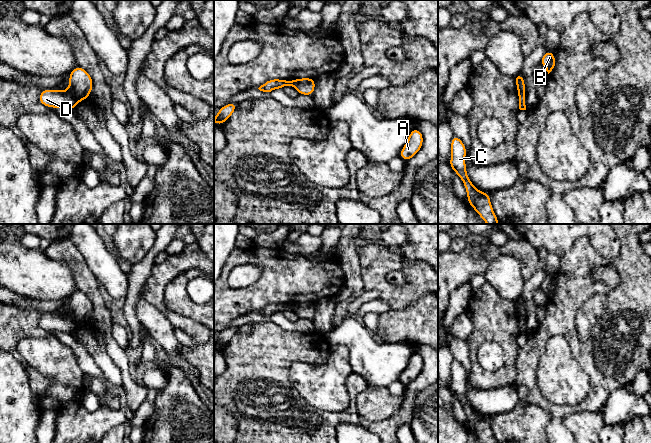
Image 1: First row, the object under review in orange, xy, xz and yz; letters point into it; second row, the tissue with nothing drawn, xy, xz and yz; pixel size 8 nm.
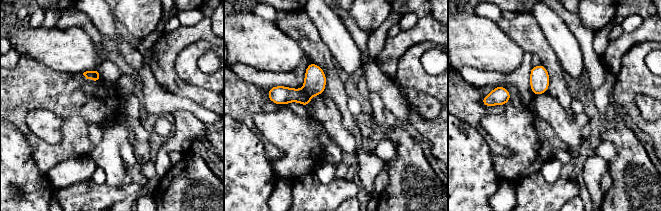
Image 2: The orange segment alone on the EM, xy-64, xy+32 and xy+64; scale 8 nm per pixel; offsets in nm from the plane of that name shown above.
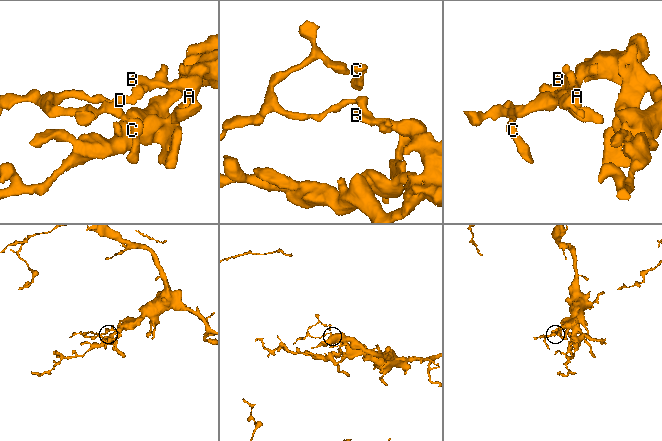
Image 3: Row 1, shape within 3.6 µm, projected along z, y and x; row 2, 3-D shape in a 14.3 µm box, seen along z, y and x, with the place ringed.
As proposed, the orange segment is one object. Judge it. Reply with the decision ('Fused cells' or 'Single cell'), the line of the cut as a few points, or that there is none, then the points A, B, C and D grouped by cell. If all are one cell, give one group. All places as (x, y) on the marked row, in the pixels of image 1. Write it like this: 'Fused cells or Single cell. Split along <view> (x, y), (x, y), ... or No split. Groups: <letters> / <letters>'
Fused cells. Split along xy (67, 90), (77, 101). Groups: A B / C D

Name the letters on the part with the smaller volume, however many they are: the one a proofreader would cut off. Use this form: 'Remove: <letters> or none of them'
Remove: C, D

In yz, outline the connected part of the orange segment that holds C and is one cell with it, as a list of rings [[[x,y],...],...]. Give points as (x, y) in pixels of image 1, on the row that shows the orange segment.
[[[454,135],[451,139],[451,159],[449,164],[451,169],[462,179],[467,192],[468,204],[474,208],[487,224],[499,224],[493,212],[490,195],[477,190],[467,175],[465,163],[466,152],[464,143],[459,137]]]

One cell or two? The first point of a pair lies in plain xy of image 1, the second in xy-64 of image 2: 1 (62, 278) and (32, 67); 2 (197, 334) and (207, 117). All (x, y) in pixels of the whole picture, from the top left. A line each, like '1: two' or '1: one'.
1: two
2: two

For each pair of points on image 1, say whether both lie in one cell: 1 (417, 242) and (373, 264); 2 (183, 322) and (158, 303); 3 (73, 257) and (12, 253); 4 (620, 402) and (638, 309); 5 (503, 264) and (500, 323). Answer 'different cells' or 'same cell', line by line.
1: different cells
2: same cell
3: different cells
4: different cells
5: different cells

